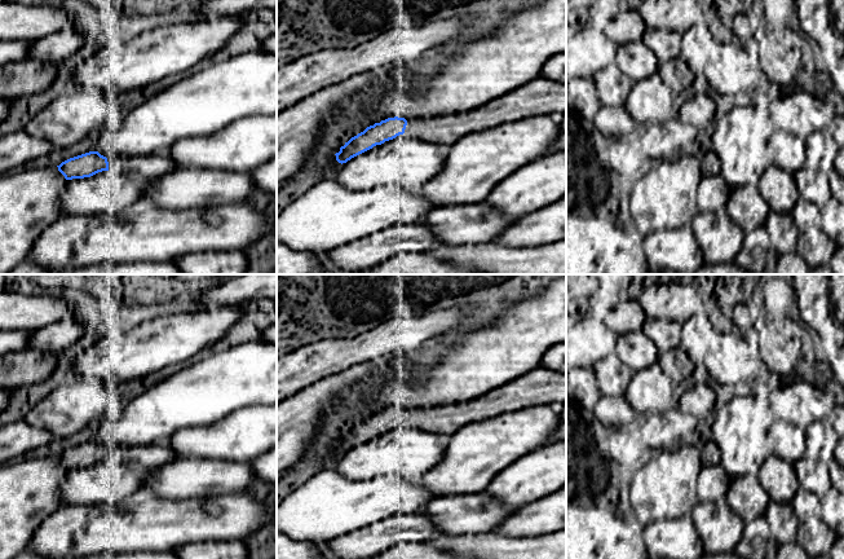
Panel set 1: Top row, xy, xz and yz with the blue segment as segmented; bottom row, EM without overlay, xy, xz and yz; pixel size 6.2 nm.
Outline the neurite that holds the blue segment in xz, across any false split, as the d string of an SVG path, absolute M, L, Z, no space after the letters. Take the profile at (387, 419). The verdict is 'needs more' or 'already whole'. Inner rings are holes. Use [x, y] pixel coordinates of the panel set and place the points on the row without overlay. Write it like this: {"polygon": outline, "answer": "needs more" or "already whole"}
{"polygon": "M538 366L520 378L468 401L410 410L398 406L388 408L352 427L335 445L336 450L343 454L403 423L410 428L433 431L450 437L460 427L492 415L530 405L564 405L565 402L566 373Z", "answer": "needs more"}

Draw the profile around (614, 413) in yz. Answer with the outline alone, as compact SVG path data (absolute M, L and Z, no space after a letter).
M601 396L593 408L593 418L610 430L628 428L636 413L626 397Z

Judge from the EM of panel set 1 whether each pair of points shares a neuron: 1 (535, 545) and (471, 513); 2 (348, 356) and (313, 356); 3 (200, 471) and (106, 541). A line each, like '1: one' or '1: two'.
1: two
2: one
3: two

